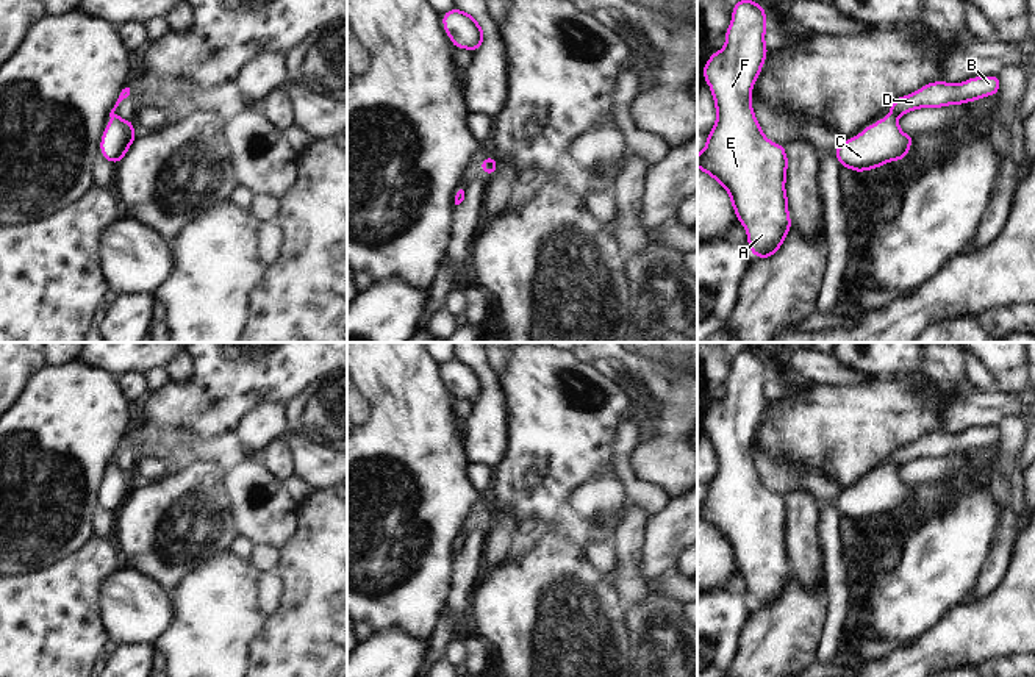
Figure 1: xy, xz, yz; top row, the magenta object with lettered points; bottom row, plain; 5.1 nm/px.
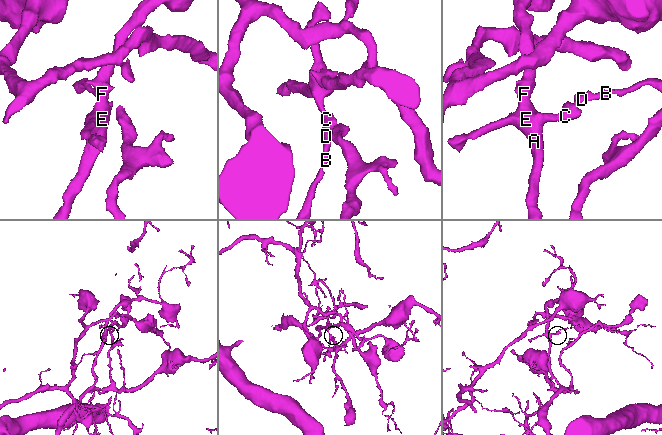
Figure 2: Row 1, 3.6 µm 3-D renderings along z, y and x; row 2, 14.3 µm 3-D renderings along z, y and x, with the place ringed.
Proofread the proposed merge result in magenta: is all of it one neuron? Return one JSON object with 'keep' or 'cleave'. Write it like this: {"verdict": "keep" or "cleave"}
{"verdict": "keep"}

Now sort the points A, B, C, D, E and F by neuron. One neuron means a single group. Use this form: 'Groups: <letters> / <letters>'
Groups: A B C D E F

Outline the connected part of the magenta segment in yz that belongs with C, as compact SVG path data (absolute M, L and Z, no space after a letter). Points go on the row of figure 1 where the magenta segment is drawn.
M997 75L974 77L960 84L933 81L913 94L893 100L890 114L868 125L860 134L843 141L835 155L841 167L855 172L871 170L890 161L899 161L910 152L911 134L901 131L897 117L918 108L943 108L946 105L962 105L999 92Z

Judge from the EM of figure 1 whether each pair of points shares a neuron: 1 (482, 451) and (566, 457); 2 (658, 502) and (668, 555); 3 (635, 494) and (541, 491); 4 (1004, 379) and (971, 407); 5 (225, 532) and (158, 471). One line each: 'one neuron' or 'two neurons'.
1: two neurons
2: two neurons
3: two neurons
4: two neurons
5: two neurons

